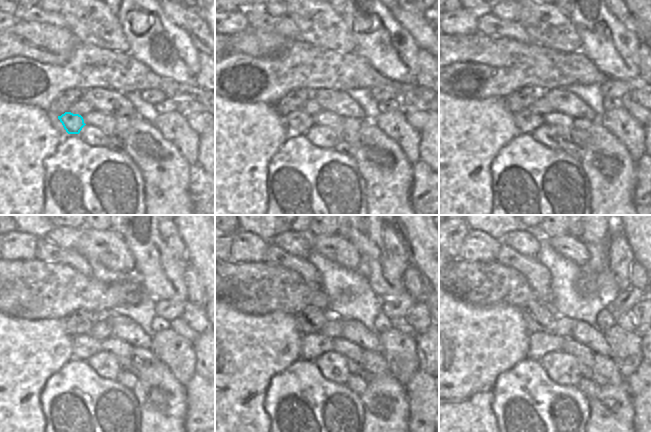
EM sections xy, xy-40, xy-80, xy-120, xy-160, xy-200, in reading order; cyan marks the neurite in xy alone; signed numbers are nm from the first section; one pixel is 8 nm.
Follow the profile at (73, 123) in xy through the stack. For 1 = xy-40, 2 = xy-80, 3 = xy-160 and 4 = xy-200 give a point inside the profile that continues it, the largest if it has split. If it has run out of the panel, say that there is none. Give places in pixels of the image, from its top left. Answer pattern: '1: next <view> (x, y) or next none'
1: next xy-40 (298, 122)
2: next xy-80 (526, 121)
3: next xy-160 (314, 345)
4: next xy-200 (540, 343)

